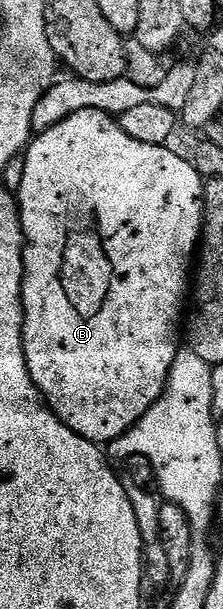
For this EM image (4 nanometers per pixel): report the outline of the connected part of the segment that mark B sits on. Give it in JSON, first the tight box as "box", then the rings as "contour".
{"box":[19,108,203,446],"contour":[[[96,108],[79,110],[71,114],[71,118],[63,118],[63,122],[51,126],[51,130],[34,135],[23,156],[25,169],[21,172],[19,211],[21,229],[25,235],[25,277],[21,297],[25,307],[23,346],[27,370],[49,409],[68,428],[75,430],[75,434],[98,446],[107,446],[113,440],[118,440],[124,432],[137,425],[147,410],[151,410],[153,403],[163,394],[179,351],[177,335],[183,332],[183,313],[187,308],[187,293],[191,288],[191,269],[201,239],[203,181],[192,159],[185,157],[184,160],[171,149],[169,146],[147,145],[136,141],[122,130],[110,113],[100,112]]]}

